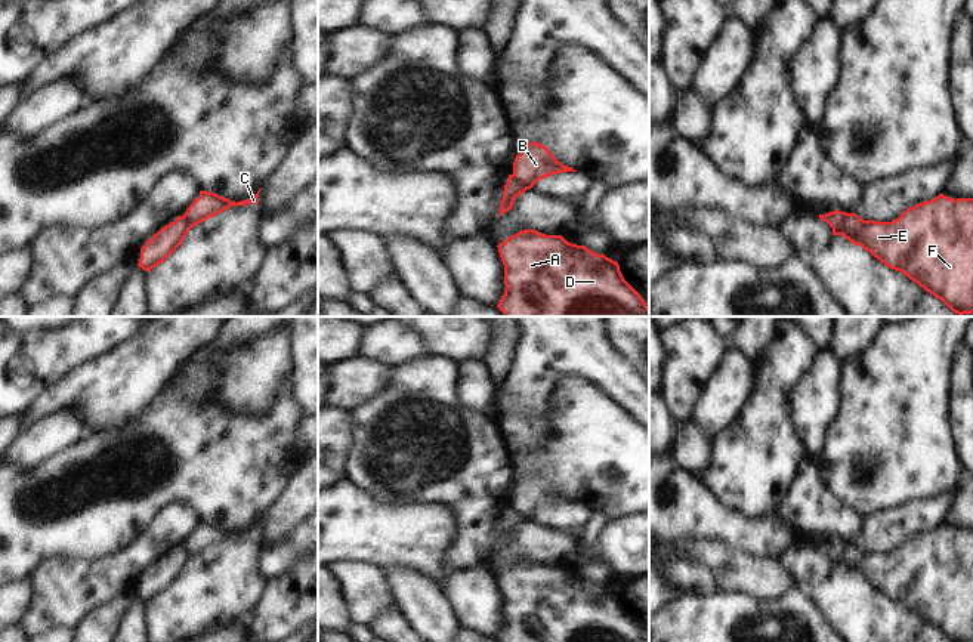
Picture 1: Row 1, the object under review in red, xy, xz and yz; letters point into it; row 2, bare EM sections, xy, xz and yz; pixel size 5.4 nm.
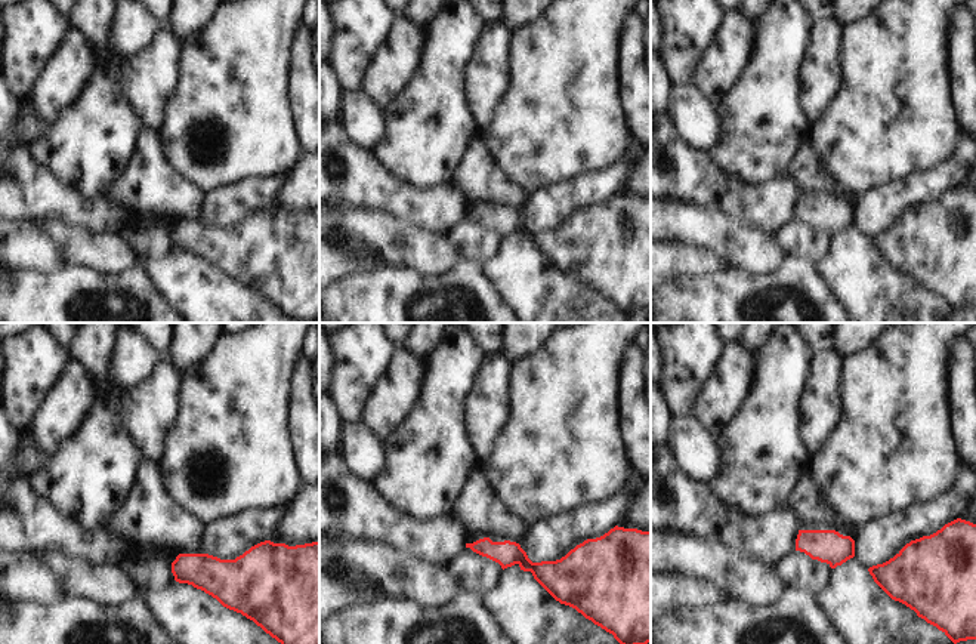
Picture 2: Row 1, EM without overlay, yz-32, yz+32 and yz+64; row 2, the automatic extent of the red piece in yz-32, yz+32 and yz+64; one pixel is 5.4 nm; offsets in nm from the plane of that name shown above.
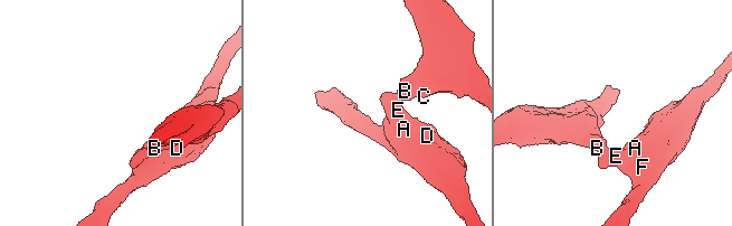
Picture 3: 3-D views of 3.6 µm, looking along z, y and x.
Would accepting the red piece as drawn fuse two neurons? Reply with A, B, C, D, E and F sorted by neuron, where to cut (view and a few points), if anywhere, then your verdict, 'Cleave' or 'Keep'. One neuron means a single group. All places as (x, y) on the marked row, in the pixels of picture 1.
Groups: A D E F / B C. Split along yz (848, 213), (833, 230). Cleave

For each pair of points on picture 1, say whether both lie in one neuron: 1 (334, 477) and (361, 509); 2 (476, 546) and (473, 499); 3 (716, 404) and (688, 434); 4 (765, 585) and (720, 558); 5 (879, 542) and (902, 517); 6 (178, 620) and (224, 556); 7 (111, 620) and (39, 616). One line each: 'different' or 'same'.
1: different
2: same
3: different
4: same
5: same
6: same
7: different

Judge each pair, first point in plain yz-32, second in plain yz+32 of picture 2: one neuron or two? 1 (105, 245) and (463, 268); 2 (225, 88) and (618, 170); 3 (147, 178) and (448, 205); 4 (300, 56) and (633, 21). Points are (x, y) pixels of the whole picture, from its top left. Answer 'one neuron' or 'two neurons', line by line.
1: two neurons
2: two neurons
3: two neurons
4: one neuron

